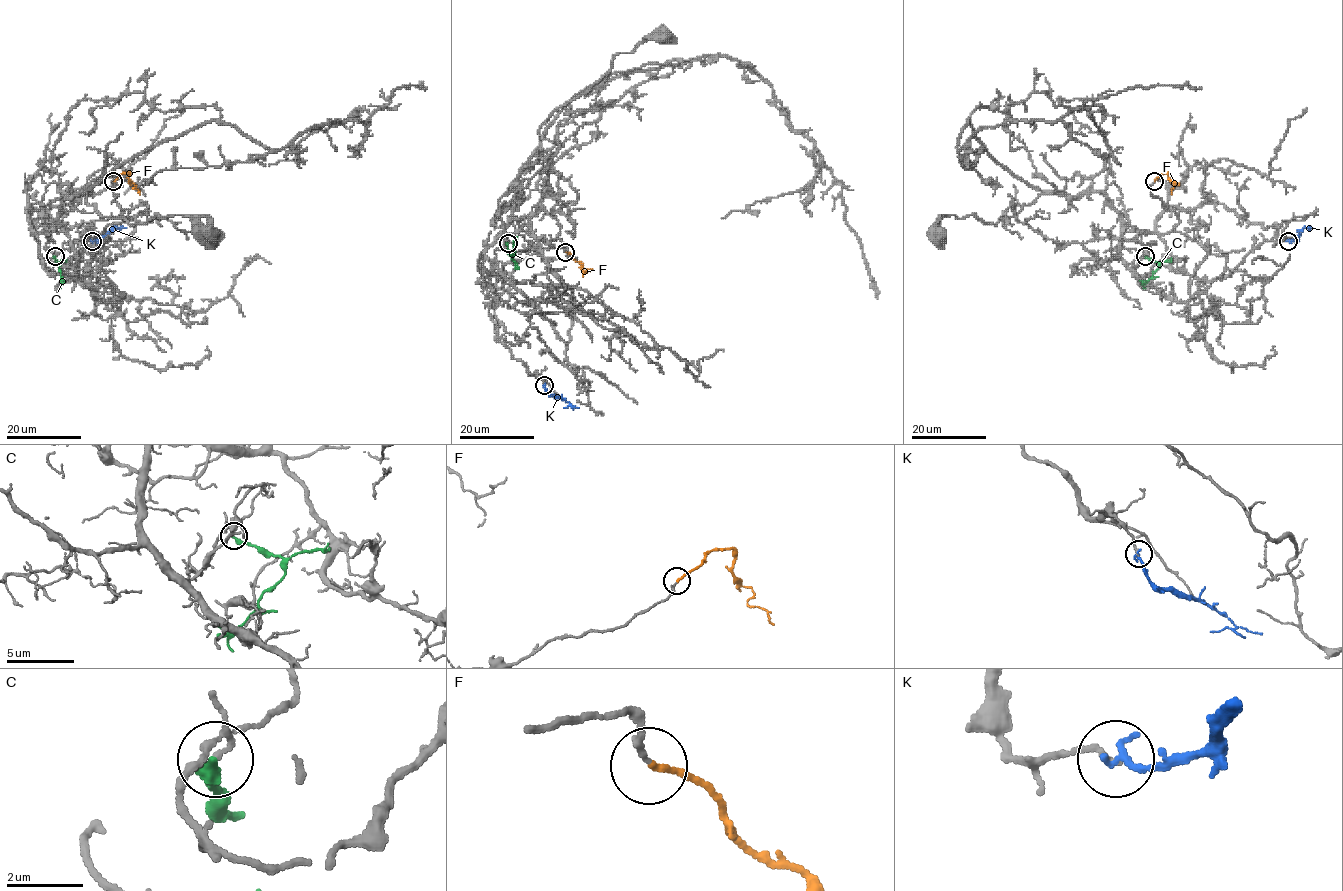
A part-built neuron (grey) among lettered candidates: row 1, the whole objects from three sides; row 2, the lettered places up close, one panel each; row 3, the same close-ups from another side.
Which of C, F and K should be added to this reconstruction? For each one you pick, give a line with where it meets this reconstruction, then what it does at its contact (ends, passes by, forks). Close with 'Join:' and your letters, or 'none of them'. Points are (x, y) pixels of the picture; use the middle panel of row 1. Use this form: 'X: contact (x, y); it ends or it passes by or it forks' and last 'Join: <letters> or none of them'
F: contact (565, 252); it ends
Join: F

